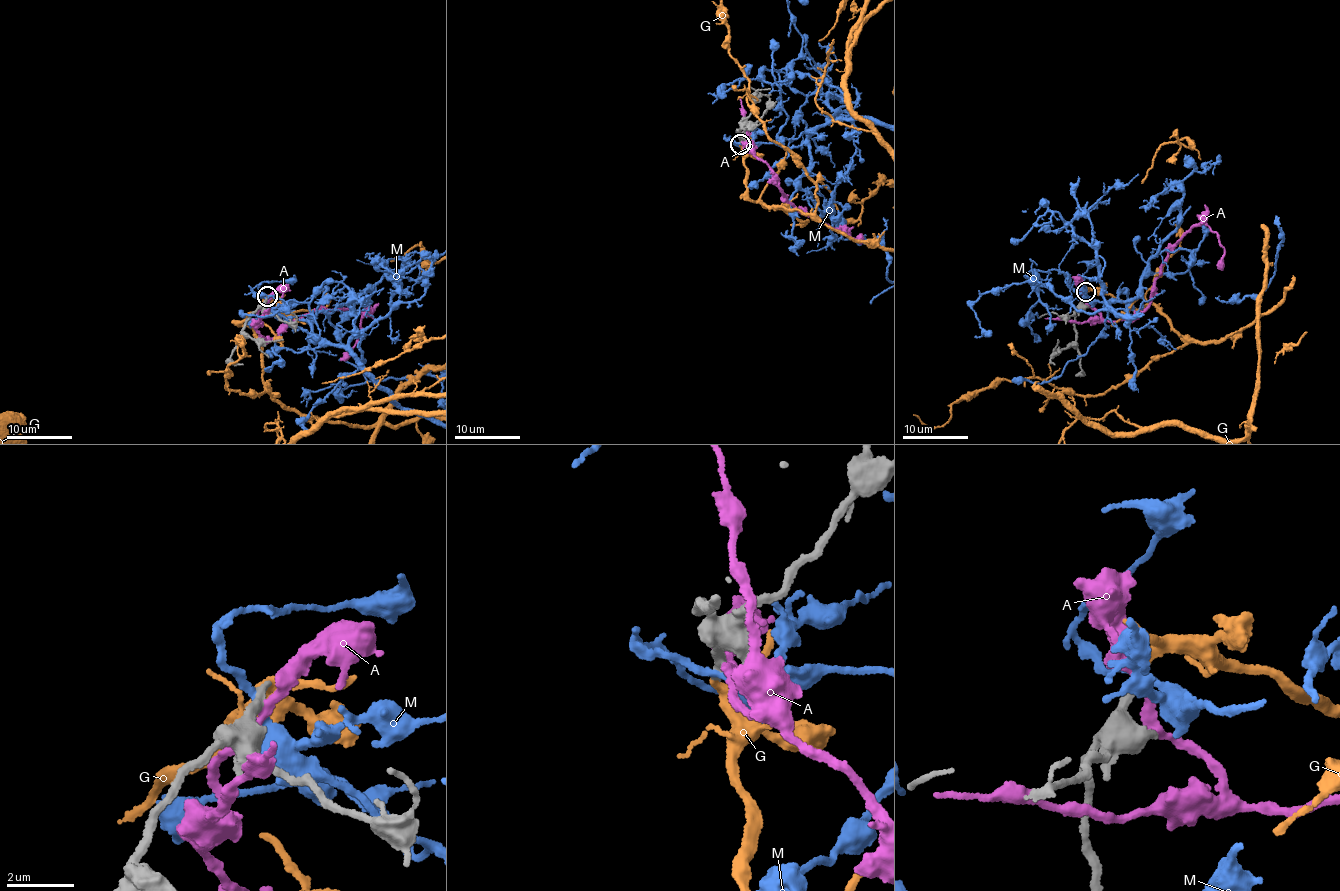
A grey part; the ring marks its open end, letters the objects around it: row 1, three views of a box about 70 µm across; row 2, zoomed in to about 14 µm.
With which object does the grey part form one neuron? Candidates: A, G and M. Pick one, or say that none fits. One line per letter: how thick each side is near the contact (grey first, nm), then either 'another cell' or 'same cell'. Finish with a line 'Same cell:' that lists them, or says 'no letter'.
A: calibres 380 and 240 nm; another cell
G: calibres 320 and 260 nm; same cell
M: calibres 360 and 200 nm; another cell
Same cell: G

